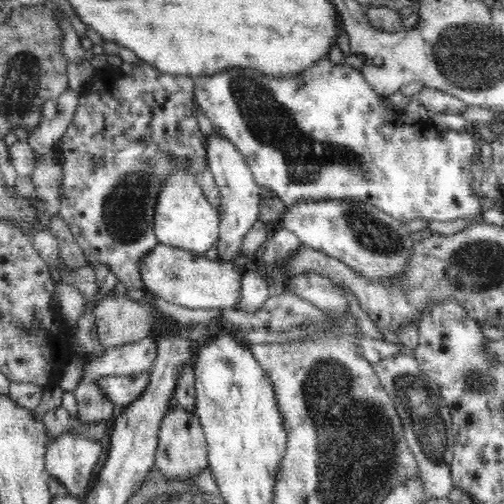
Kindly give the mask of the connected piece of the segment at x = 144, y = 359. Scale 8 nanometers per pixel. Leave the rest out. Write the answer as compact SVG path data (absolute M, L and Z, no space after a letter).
M150 334L134 344L112 347L103 355L86 360L82 364L83 378L94 383L100 376L136 376L152 369L156 357L156 334Z

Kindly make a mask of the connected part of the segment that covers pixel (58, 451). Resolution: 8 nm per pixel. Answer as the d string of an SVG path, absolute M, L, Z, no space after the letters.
M72 432L53 437L45 452L46 471L64 484L70 496L87 495L102 450L100 442Z

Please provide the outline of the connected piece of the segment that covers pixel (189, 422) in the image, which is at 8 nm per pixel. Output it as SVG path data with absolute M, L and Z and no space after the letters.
M180 404L173 409L168 408L158 429L158 446L155 450L154 464L164 476L174 480L178 480L182 472L192 470L190 476L194 476L208 466L208 441L195 411L188 411Z

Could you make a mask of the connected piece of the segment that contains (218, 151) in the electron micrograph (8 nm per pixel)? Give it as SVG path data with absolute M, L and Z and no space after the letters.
M214 132L205 138L208 167L213 174L216 185L220 189L220 204L217 207L220 213L219 245L217 246L218 261L232 263L241 256L242 239L258 220L260 208L260 186L253 179L253 174L245 164L243 154L230 139Z

